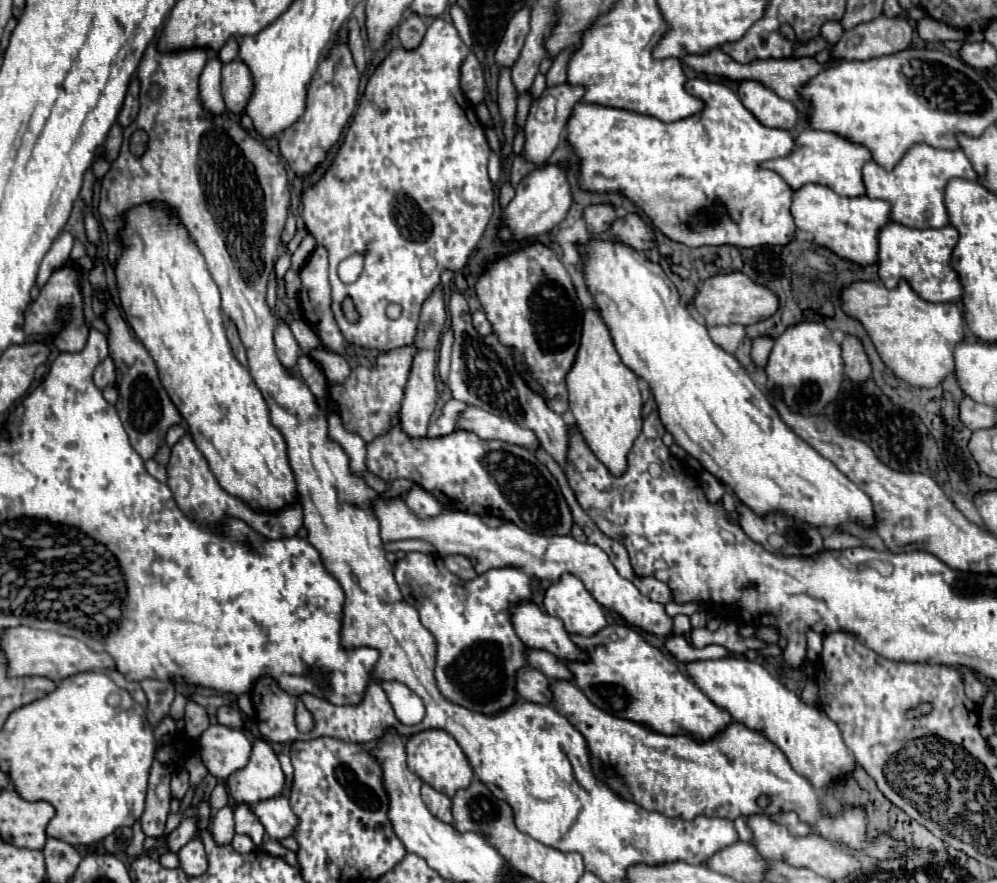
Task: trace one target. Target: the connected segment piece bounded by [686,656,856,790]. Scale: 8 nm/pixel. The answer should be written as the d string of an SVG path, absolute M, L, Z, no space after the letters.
M730 656L720 660L696 660L686 664L688 676L716 702L732 714L732 718L750 730L762 732L774 742L788 758L792 768L808 778L818 790L834 782L838 776L854 770L856 760L848 754L846 744L840 738L838 726L816 706L808 706L776 680L764 666L744 656Z

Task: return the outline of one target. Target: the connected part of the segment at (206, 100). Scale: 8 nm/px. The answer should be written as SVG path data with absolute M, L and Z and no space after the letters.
M212 54L200 76L200 104L204 112L216 116L226 112L222 92L220 92L220 68L222 68L220 60L216 58L216 54Z

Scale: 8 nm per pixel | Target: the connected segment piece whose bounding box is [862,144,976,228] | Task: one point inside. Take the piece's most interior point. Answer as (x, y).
(915, 188)

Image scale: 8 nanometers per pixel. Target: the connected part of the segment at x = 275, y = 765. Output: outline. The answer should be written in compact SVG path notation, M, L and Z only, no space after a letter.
M258 740L252 748L252 758L240 774L228 778L228 792L240 804L258 804L262 800L288 794L286 774L266 740Z

